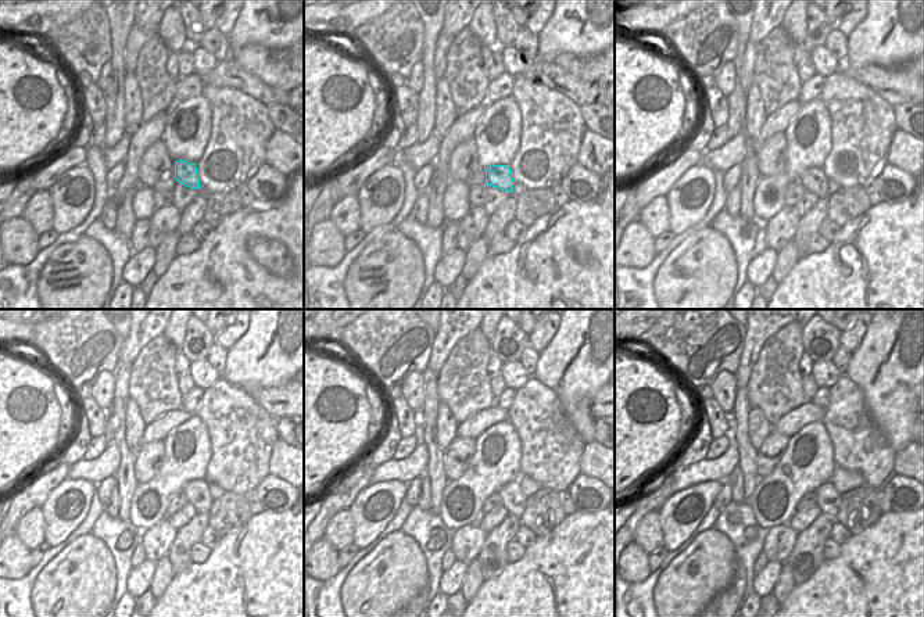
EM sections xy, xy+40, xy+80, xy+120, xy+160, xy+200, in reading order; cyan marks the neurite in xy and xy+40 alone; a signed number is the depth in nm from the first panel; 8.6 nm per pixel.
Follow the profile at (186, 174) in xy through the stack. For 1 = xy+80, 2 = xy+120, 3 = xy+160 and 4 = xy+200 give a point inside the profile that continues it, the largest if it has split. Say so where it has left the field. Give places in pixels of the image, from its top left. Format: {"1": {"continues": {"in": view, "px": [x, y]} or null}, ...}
{"1": {"continues": {"in": "xy+80", "px": [813, 179]}}, "2": {"continues": {"in": "xy+120", "px": [197, 492]}}, "3": {"continues": {"in": "xy+160", "px": [514, 499]}}, "4": {"continues": {"in": "xy+200", "px": [827, 498]}}}

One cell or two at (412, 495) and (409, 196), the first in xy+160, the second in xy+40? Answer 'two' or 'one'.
two

